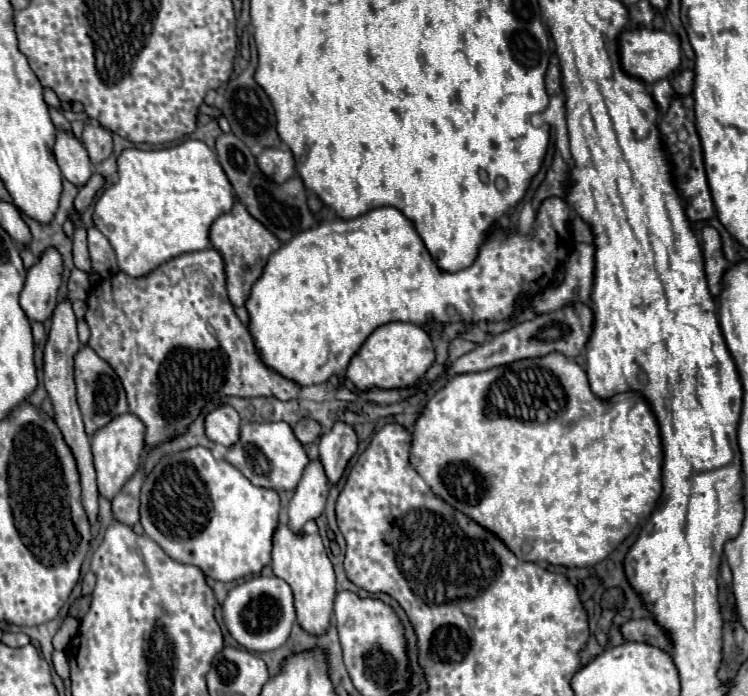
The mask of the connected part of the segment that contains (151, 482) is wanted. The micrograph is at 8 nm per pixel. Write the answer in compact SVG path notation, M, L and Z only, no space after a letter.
M206 447L166 455L144 475L140 493L144 533L172 559L200 567L216 581L258 575L270 563L280 509L274 489L252 485L234 465L216 459Z

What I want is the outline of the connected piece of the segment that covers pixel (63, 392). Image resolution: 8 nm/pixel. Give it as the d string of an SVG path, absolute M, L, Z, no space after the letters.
M64 299L52 315L52 329L48 335L48 343L44 347L44 385L50 395L52 407L54 407L54 423L60 427L64 441L74 453L78 471L80 471L80 485L82 485L82 505L88 515L90 523L96 523L98 519L98 491L96 491L96 471L92 465L92 453L90 453L90 439L84 433L82 415L76 403L76 389L74 389L74 355L80 349L80 341L76 335L76 317L72 311L72 305L68 299Z

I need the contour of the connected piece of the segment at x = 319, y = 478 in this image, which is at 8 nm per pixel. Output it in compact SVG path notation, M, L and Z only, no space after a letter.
M312 459L304 471L302 481L296 487L294 497L288 503L286 509L288 527L292 527L292 531L298 533L304 529L304 523L316 521L324 513L326 497L328 497L328 481L324 469L318 463L318 459Z

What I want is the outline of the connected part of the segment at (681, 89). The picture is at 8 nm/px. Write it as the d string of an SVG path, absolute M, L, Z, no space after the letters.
M682 69L674 79L672 79L672 87L678 95L688 95L692 93L692 79L694 79L694 71L692 69Z

